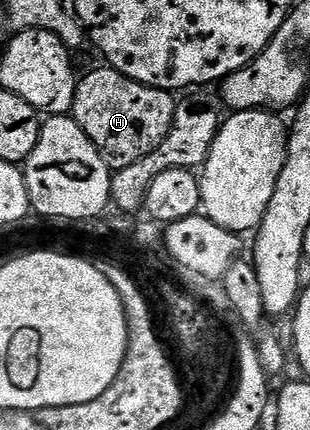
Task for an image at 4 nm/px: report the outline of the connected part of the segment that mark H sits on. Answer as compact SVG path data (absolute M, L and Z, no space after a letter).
M102 67L76 83L70 115L85 130L107 167L116 173L125 166L133 166L133 162L141 162L145 154L153 154L165 142L173 126L177 100L168 89L145 86L113 67Z

